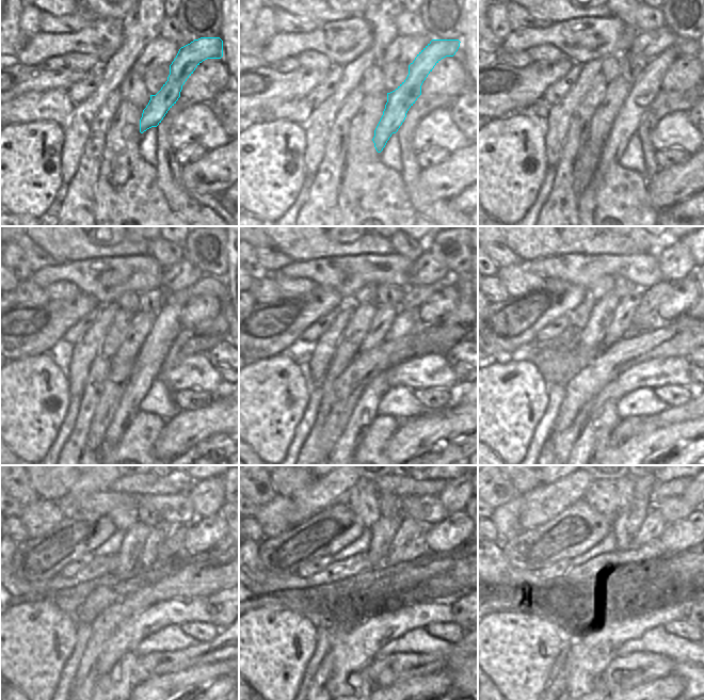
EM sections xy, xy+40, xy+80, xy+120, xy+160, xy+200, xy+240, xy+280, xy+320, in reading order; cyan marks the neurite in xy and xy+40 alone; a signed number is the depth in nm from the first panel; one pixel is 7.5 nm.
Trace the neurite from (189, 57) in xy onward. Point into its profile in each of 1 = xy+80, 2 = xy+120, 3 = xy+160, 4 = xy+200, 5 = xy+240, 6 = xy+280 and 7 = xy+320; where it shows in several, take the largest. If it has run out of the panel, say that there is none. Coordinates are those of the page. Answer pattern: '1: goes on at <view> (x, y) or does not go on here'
1: goes on at xy+80 (644, 90)
2: goes on at xy+120 (147, 365)
3: goes on at xy+160 (365, 411)
4: goes on at xy+200 (592, 443)
5: goes on at xy+240 (117, 682)
6: goes on at xy+280 (361, 681)
7: goes on at xy+320 (598, 682)

